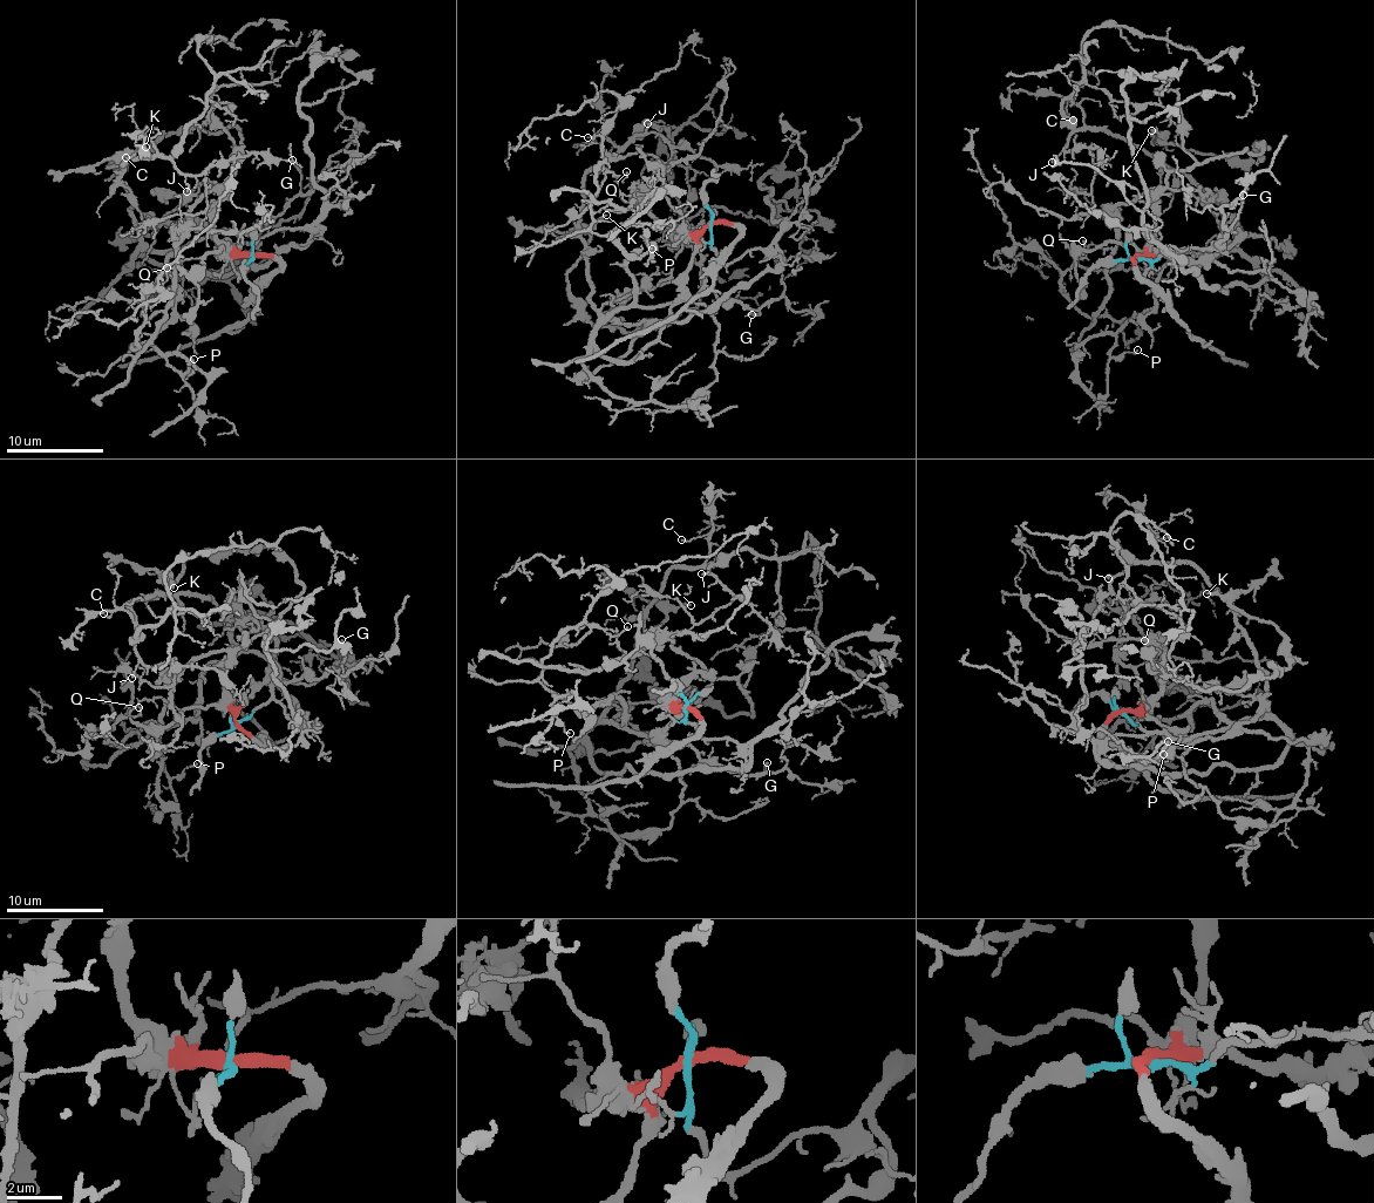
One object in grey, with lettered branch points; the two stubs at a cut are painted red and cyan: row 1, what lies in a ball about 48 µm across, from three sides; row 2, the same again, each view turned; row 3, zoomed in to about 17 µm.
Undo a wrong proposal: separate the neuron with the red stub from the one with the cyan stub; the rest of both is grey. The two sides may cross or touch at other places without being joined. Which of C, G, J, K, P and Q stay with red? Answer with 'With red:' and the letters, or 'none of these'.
With red: K

